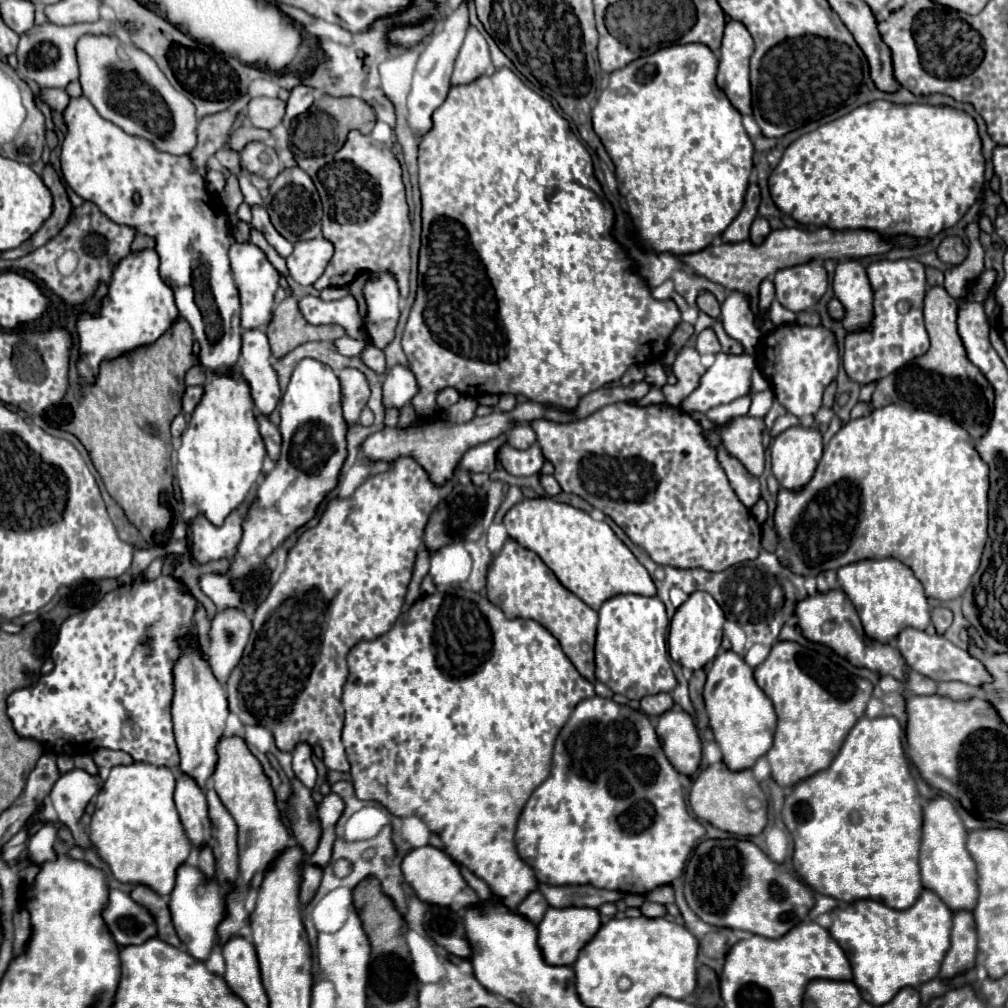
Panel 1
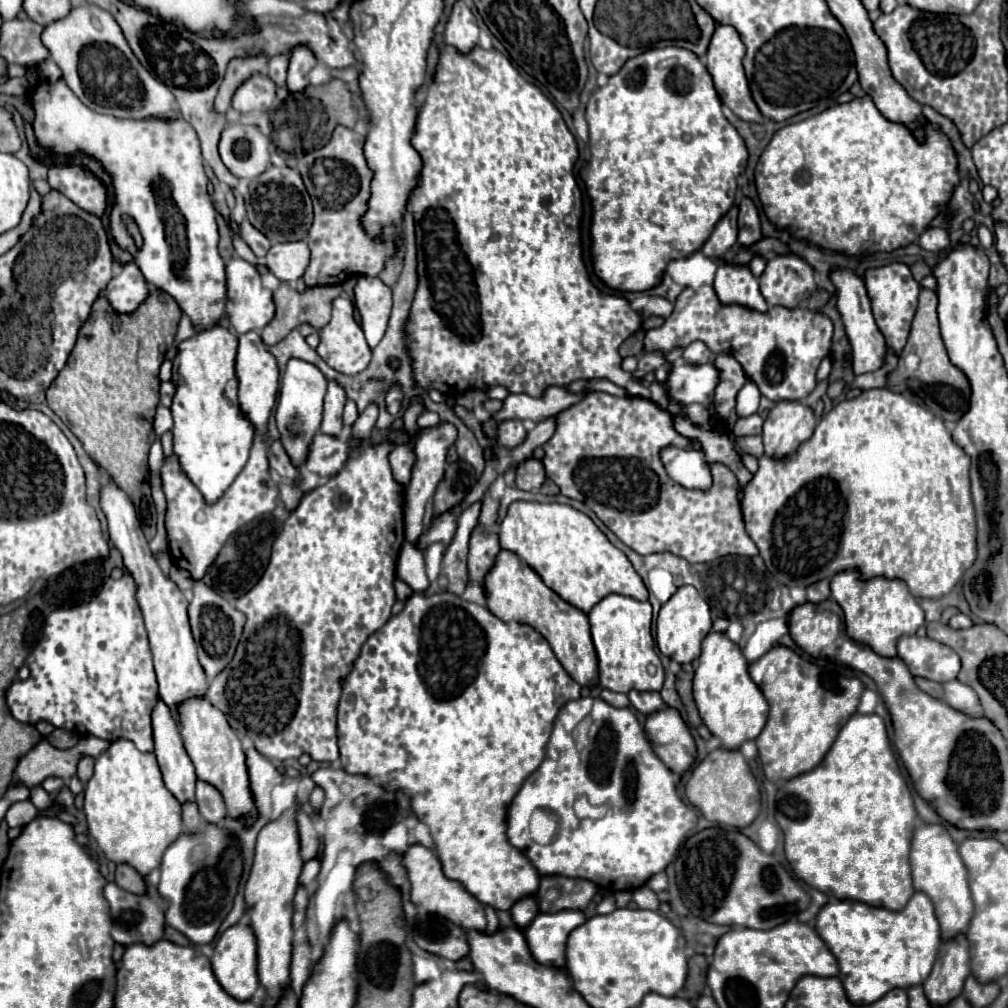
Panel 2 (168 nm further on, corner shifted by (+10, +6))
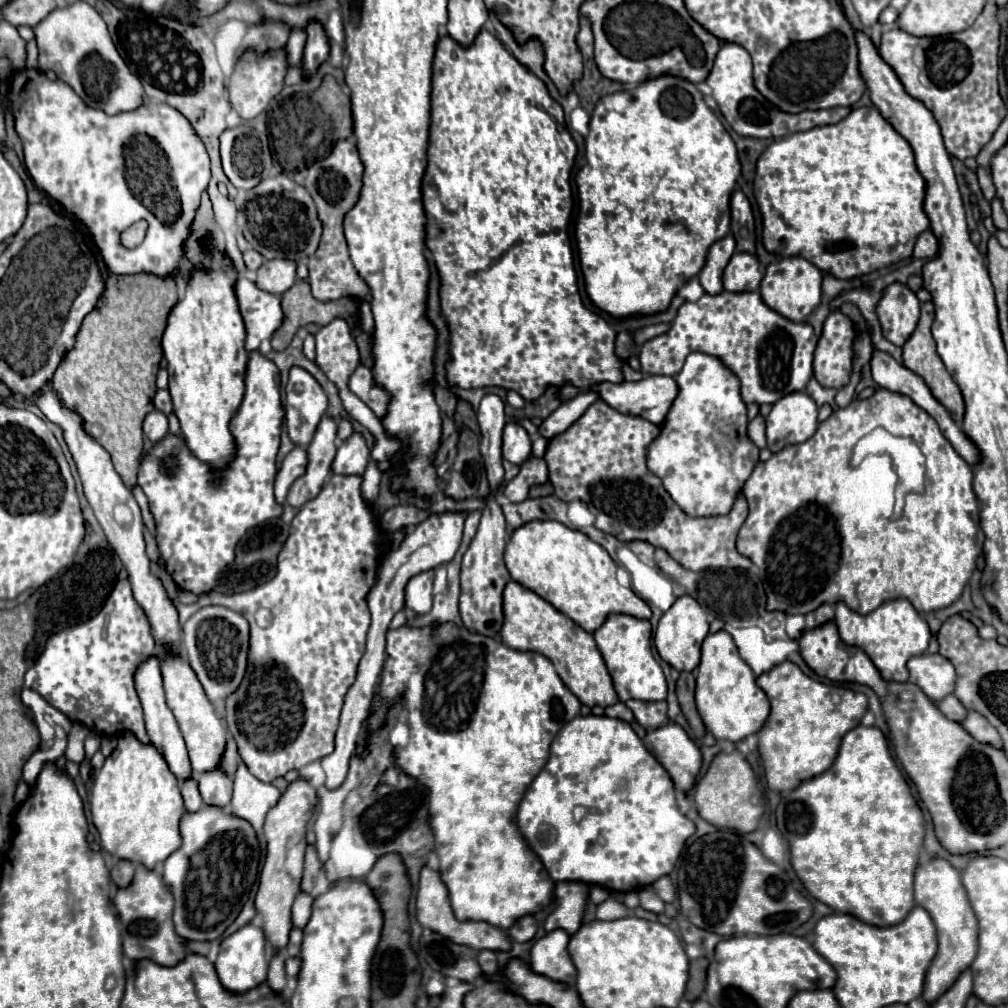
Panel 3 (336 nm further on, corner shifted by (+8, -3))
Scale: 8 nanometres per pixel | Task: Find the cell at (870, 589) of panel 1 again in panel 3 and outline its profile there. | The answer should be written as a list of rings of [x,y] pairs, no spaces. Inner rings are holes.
[[[908,599],[886,601],[870,615],[858,615],[852,609],[848,609],[844,603],[836,603],[834,621],[844,643],[866,651],[872,663],[876,663],[876,669],[880,671],[880,675],[884,675],[884,679],[892,679],[898,683],[908,681],[908,669],[906,669],[908,659],[926,653],[930,637],[932,637],[928,623],[916,613],[916,609],[912,607]]]

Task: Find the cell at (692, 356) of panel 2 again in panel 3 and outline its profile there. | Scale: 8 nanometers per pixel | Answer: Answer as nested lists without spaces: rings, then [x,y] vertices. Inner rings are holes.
[[[692,353],[688,355],[682,371],[676,375],[678,397],[674,399],[664,423],[660,425],[660,435],[646,449],[646,465],[648,469],[662,479],[664,489],[670,493],[674,503],[690,517],[712,517],[726,515],[738,495],[746,479],[752,475],[758,465],[760,449],[748,439],[748,409],[740,397],[740,381],[720,359],[708,353]]]

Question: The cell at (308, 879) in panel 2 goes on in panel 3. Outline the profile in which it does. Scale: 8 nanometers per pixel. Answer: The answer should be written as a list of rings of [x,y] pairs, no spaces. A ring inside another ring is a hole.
[[[298,893],[294,905],[292,905],[292,927],[302,929],[312,913],[312,897],[308,893]]]

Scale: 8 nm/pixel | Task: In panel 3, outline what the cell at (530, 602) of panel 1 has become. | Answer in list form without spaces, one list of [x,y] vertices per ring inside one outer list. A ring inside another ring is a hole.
[[[510,581],[504,589],[504,625],[500,631],[500,639],[516,651],[534,651],[548,657],[554,663],[562,683],[578,697],[582,705],[610,707],[618,703],[612,677],[596,647],[594,637],[582,627],[578,627],[572,619],[556,611],[540,595],[530,589],[524,589],[516,581]]]

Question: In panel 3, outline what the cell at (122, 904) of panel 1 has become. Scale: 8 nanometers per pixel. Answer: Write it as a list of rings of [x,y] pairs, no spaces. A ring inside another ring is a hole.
[[[138,865],[132,883],[126,889],[118,889],[114,897],[114,905],[122,923],[122,943],[124,943],[126,957],[150,959],[166,967],[174,967],[186,957],[188,953],[184,947],[186,939],[180,939],[180,935],[176,935],[174,923],[172,923],[174,899],[168,887],[164,887],[162,875],[158,871]]]

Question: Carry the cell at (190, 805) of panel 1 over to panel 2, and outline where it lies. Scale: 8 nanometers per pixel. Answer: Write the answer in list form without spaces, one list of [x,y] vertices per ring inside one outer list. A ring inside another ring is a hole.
[[[158,700],[152,712],[152,728],[156,746],[154,754],[158,758],[166,788],[180,804],[194,802],[194,784],[196,784],[194,766],[186,754],[178,726],[162,700]]]

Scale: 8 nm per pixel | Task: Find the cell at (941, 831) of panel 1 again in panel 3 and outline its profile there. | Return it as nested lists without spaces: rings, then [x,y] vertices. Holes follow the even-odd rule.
[[[928,859],[916,869],[914,899],[916,905],[924,907],[930,913],[938,931],[938,953],[926,971],[922,991],[926,1005],[932,1005],[936,999],[940,999],[940,995],[944,995],[944,991],[948,991],[948,987],[952,987],[956,975],[960,975],[960,971],[966,971],[974,961],[978,949],[978,921],[960,881],[960,871],[956,871],[946,859]]]

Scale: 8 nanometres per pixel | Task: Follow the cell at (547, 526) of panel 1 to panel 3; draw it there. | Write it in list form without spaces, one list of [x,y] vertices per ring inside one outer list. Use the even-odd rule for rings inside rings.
[[[530,521],[516,529],[506,545],[504,561],[516,583],[540,595],[588,633],[594,633],[612,613],[624,613],[638,619],[652,617],[650,607],[630,587],[618,583],[618,565],[608,551],[588,535],[558,521]]]

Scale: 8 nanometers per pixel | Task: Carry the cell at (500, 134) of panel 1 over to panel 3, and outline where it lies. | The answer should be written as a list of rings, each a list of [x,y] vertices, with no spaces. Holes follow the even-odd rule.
[[[480,29],[480,33],[476,35],[476,39],[468,45],[468,47],[462,47],[460,43],[456,43],[450,35],[438,39],[436,43],[436,53],[434,53],[434,65],[432,65],[432,121],[430,121],[430,145],[428,145],[428,167],[424,171],[424,177],[422,177],[422,203],[424,203],[424,211],[426,211],[426,219],[428,219],[428,225],[426,225],[426,247],[432,251],[434,255],[434,263],[438,267],[438,273],[440,273],[440,281],[442,281],[442,287],[440,287],[440,301],[442,301],[442,313],[448,321],[448,327],[450,327],[450,333],[452,333],[452,343],[450,343],[450,351],[452,351],[452,361],[448,363],[448,381],[452,385],[460,385],[464,389],[472,389],[472,387],[488,387],[488,385],[498,385],[498,387],[504,387],[504,389],[512,389],[516,393],[520,393],[526,401],[534,401],[538,399],[548,387],[562,387],[564,383],[572,383],[580,389],[588,389],[588,385],[594,385],[594,383],[604,383],[604,381],[610,381],[610,383],[620,383],[624,381],[622,377],[622,361],[614,355],[614,329],[602,319],[598,317],[596,313],[592,313],[590,309],[586,309],[582,305],[582,299],[580,299],[580,293],[578,293],[578,285],[576,285],[576,271],[574,271],[574,257],[572,257],[572,247],[570,247],[570,239],[568,239],[568,221],[570,221],[570,213],[572,213],[572,189],[570,189],[570,173],[572,173],[572,165],[574,165],[574,157],[576,157],[576,143],[570,135],[570,131],[566,129],[566,121],[564,121],[564,111],[562,107],[550,97],[546,85],[532,73],[528,71],[512,53],[508,53],[508,49],[500,43],[500,39],[490,33],[488,29]]]

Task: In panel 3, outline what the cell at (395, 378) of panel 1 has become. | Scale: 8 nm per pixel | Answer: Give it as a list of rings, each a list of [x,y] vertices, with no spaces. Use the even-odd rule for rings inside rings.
[[[354,433],[338,447],[332,461],[332,473],[336,475],[362,475],[370,459],[370,449],[362,435]]]

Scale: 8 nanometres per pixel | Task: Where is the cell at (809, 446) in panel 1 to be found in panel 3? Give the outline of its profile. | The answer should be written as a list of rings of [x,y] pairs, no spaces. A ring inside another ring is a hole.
[[[794,391],[778,399],[766,417],[766,437],[768,449],[772,453],[784,449],[786,445],[802,443],[816,433],[818,427],[818,407],[814,399],[804,391]]]

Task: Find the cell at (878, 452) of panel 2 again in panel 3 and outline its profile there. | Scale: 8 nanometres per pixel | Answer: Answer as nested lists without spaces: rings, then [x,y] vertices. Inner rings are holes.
[[[876,389],[876,393],[872,397],[854,399],[848,407],[836,409],[826,421],[822,421],[818,425],[818,431],[810,439],[806,439],[804,443],[788,445],[782,451],[774,453],[768,461],[758,463],[754,473],[746,481],[742,493],[748,501],[748,517],[746,517],[746,521],[744,521],[744,525],[738,533],[736,549],[738,549],[738,553],[748,557],[760,569],[760,581],[764,583],[768,611],[784,611],[786,615],[806,615],[810,611],[816,611],[824,603],[836,605],[838,601],[846,603],[858,615],[868,615],[870,611],[880,607],[884,601],[900,599],[900,597],[908,599],[918,613],[930,613],[930,611],[944,609],[944,607],[952,605],[962,595],[964,585],[968,583],[972,571],[976,569],[976,557],[982,553],[982,545],[984,545],[984,533],[980,531],[980,515],[978,515],[980,509],[978,509],[978,503],[976,503],[976,495],[972,495],[972,467],[954,451],[954,447],[948,443],[948,439],[944,439],[938,423],[924,409],[916,407],[916,403],[912,403],[912,399],[908,399],[906,395],[892,393],[888,389]],[[876,427],[884,427],[894,435],[904,435],[904,437],[916,439],[918,447],[926,455],[926,491],[922,495],[908,495],[904,515],[902,515],[902,519],[896,519],[896,521],[890,521],[890,515],[892,515],[892,509],[894,509],[894,505],[892,505],[894,503],[894,487],[896,487],[896,473],[892,469],[892,459],[886,457],[886,455],[880,455],[880,457],[870,455],[858,467],[848,465],[852,447]]]

